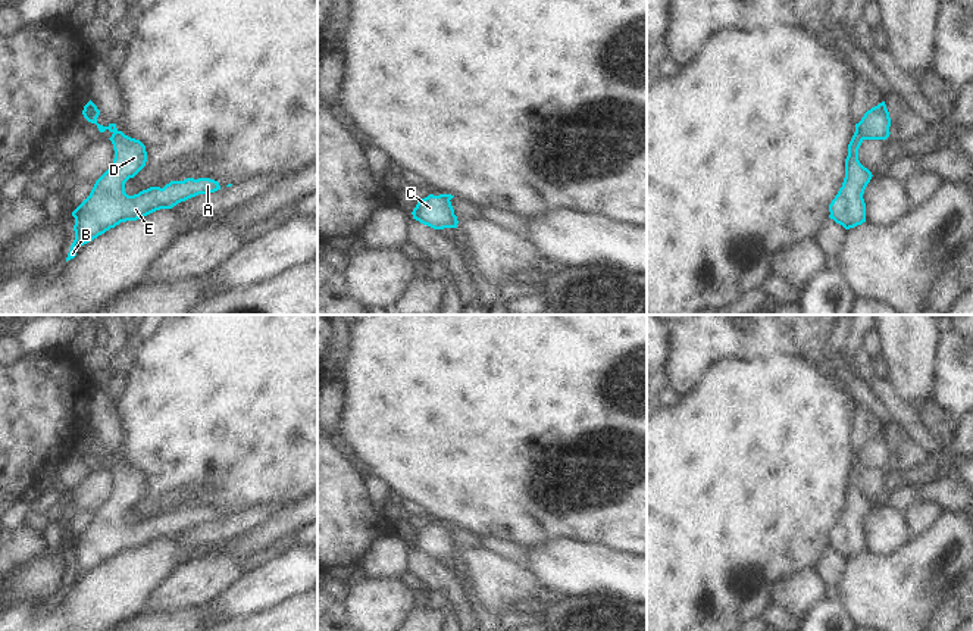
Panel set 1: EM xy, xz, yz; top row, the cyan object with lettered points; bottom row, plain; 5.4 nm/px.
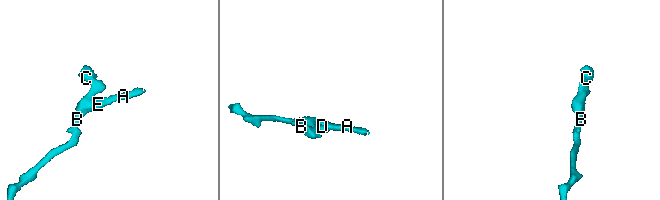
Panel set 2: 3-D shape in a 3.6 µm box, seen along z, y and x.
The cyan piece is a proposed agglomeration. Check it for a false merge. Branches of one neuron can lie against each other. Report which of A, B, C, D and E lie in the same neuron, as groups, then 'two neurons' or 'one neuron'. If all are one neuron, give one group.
A B C D E | one neuron

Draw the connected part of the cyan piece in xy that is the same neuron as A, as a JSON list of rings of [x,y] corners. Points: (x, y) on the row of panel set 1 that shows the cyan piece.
[[[90,100],[82,110],[84,118],[96,124],[100,132],[109,129],[115,159],[112,166],[96,181],[90,196],[72,212],[75,218],[75,240],[68,253],[66,262],[76,256],[81,246],[93,241],[121,222],[141,219],[160,209],[172,209],[198,194],[209,194],[220,190],[218,181],[210,178],[187,178],[170,181],[163,188],[150,187],[138,194],[128,196],[125,182],[134,178],[147,162],[146,146],[135,138],[125,135],[116,124],[103,126],[97,122],[100,110]]]

